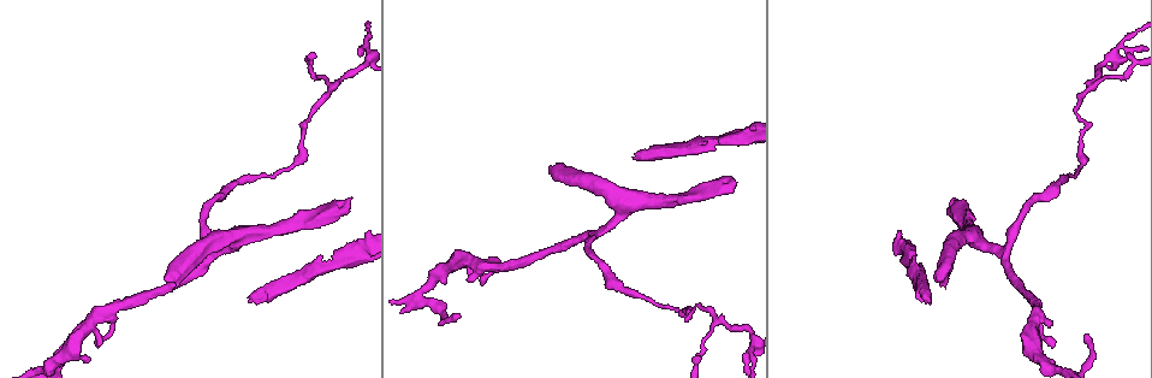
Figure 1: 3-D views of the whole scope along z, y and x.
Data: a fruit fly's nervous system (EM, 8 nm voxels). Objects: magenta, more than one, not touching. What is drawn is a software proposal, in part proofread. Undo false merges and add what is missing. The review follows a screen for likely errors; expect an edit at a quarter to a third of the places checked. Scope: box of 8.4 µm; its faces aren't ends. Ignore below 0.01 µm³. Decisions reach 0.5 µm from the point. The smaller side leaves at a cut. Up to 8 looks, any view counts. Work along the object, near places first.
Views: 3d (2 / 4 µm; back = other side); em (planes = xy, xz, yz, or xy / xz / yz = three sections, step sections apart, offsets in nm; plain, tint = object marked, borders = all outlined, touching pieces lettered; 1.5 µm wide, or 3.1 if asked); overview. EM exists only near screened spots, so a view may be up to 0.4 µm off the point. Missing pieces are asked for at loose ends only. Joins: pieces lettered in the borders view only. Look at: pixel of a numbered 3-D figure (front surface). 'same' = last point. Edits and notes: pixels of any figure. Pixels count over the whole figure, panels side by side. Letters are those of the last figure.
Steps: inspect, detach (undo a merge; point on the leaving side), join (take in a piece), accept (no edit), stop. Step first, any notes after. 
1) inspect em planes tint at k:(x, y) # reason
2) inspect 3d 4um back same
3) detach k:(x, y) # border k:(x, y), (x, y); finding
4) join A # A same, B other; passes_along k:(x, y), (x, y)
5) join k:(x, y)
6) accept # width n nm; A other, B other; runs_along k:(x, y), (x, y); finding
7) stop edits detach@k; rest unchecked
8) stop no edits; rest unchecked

inspect 3d 4um at 1:(940, 279) # an open end

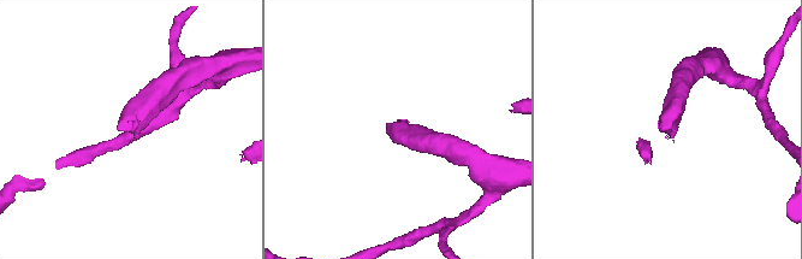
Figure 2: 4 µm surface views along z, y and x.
inspect em planes borders at 2:(119, 127)

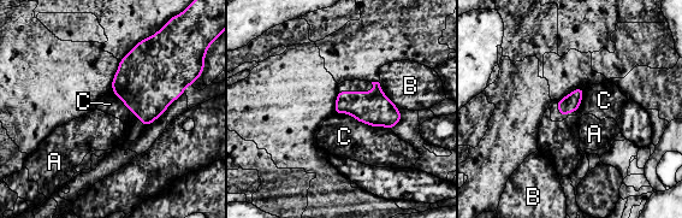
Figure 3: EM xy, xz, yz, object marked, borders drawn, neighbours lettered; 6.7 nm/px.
accept # A other, B other, C other; border 3:(336, 113), (390, 129); none of them fits

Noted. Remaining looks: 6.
inspect 3d 4um at 1:(1001, 253) # sharp bend

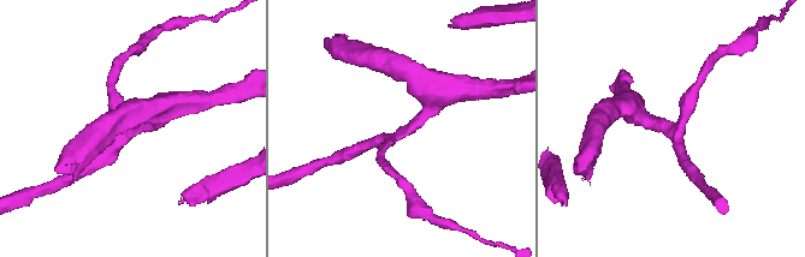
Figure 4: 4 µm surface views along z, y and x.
inspect em planes borders at 4:(676, 126) # arms 3; now the EM

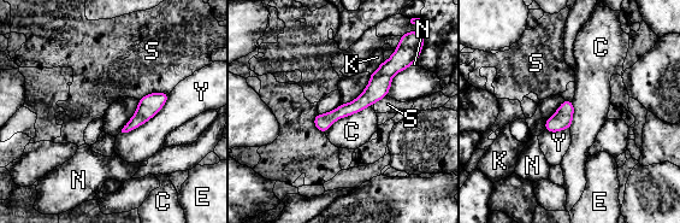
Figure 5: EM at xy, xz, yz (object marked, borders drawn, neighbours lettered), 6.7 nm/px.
accept # longest_contact Y 420 nm; C other, E other, K other, N other, S other, Y other; border 5:(370, 105), (338, 118), (325, 133); all the same neuron

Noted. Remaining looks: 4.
inspect em yz step 4 tint at 1:(267, 176) # thick turns thin

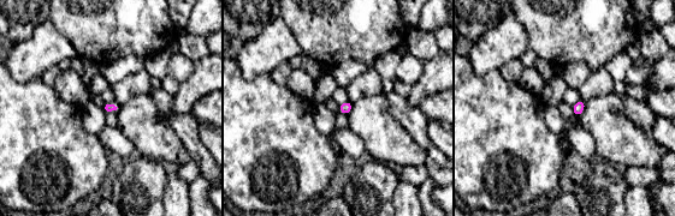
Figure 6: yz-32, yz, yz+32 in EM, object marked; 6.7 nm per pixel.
inspect em planes borders same # another direction

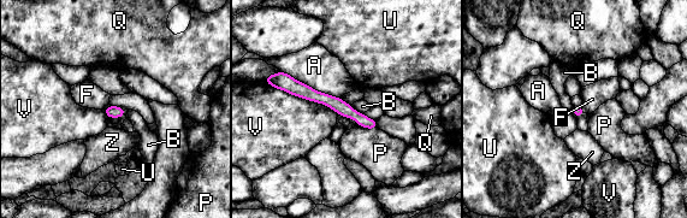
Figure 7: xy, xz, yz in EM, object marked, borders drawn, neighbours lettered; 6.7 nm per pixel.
accept # width 70 nm; A other, B other, F other, P other, Q other, U other, V other, Z other; border 7:(338, 113), (353, 118), (356, 123); all the same neuron

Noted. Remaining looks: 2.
inspect em planes borders at 1:(456, 314) # thin end

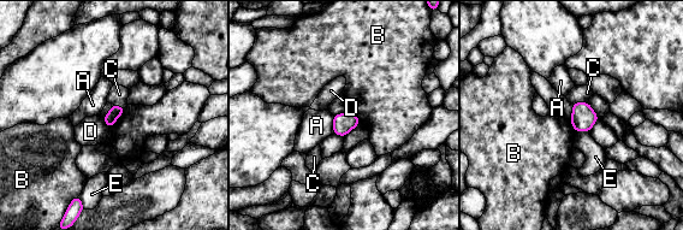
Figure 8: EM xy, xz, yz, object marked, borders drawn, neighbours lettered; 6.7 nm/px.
accept # A other, B other, C other, D other, E other; border 8:(125, 107), (124, 112), (110, 129); none of them fits

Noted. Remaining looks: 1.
stop no edits; rest unchecked

